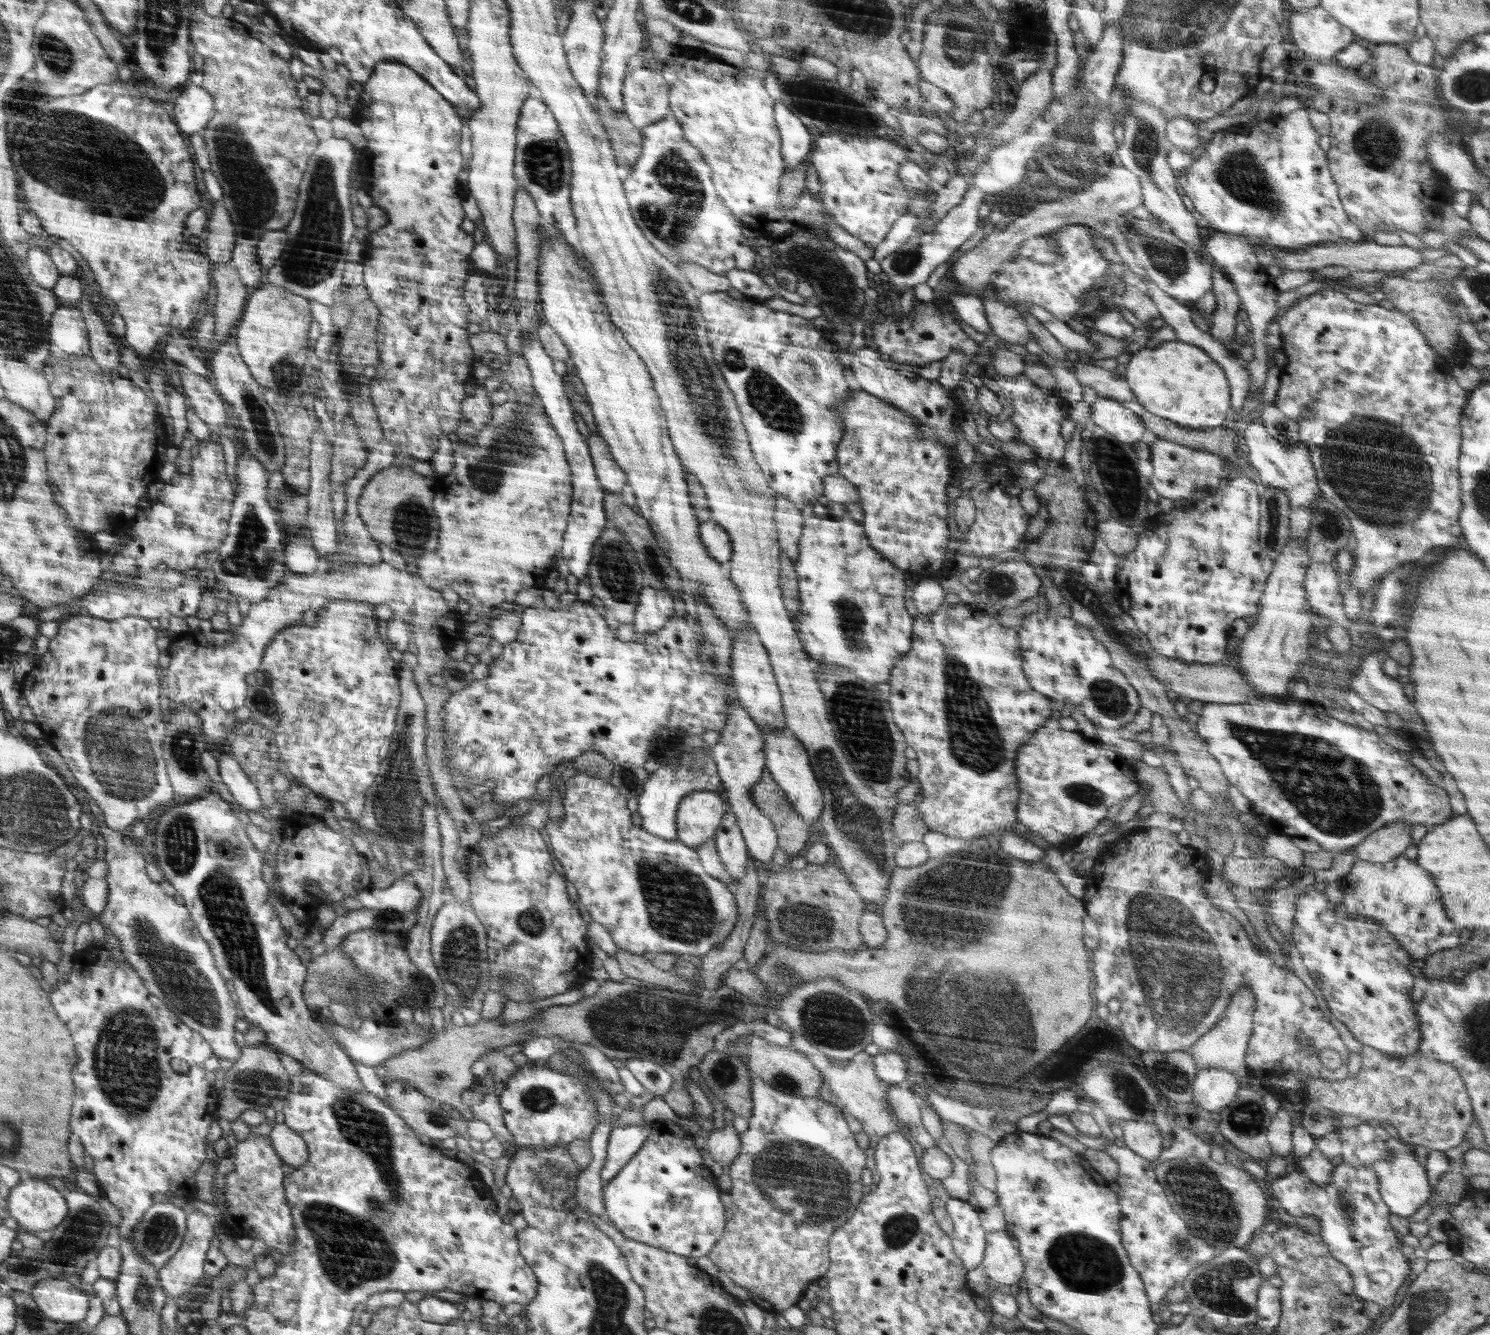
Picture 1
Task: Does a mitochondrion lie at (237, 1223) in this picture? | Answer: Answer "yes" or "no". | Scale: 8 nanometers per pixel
no

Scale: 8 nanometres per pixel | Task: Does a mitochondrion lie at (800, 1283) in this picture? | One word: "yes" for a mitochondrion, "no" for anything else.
no

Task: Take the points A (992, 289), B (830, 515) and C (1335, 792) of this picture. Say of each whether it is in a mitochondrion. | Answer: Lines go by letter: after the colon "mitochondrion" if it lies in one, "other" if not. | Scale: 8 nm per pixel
A: other
B: other
C: mitochondrion

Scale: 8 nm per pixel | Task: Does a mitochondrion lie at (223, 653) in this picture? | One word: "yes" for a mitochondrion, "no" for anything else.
no

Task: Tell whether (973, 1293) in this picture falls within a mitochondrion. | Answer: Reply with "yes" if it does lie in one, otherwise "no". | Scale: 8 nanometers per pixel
no

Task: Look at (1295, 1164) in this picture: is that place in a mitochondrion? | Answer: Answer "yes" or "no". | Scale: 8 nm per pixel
no

